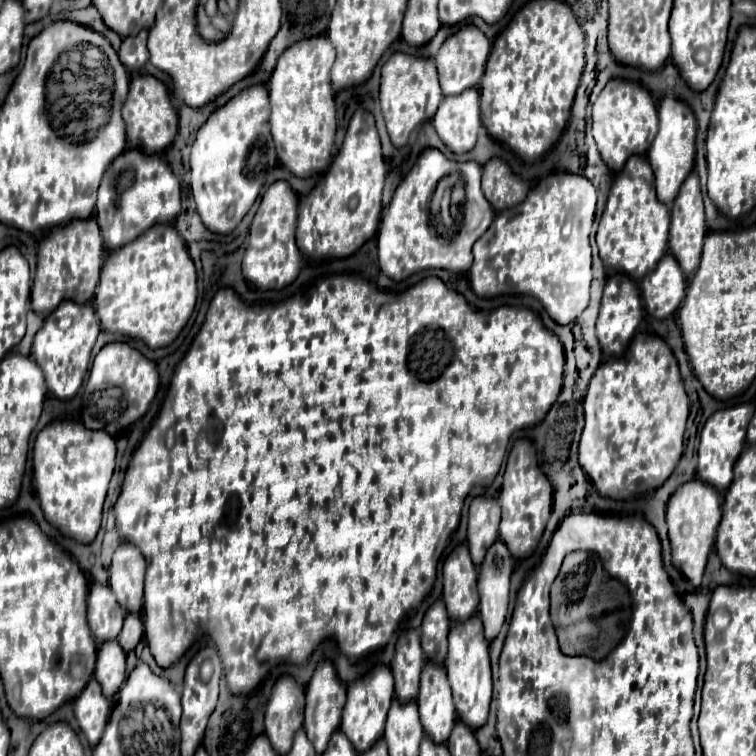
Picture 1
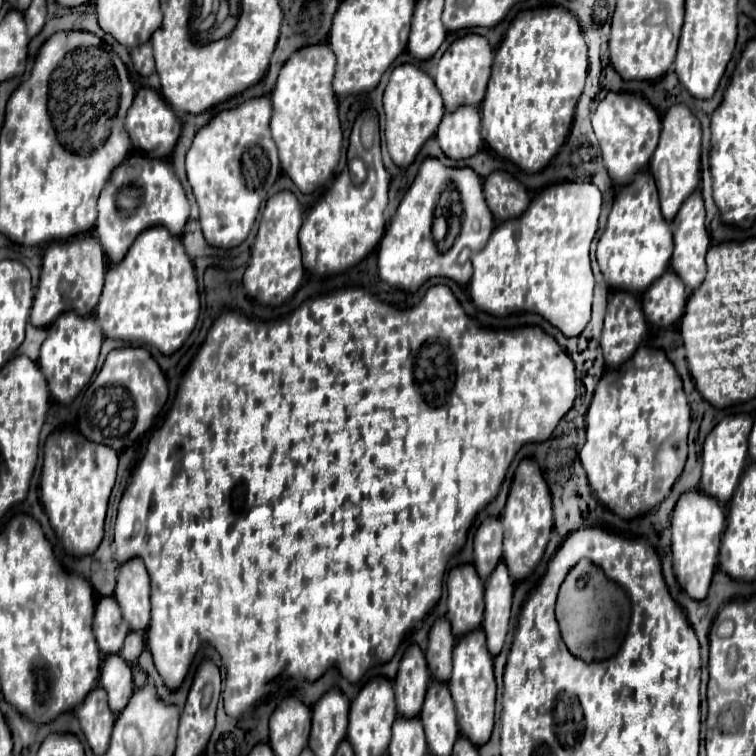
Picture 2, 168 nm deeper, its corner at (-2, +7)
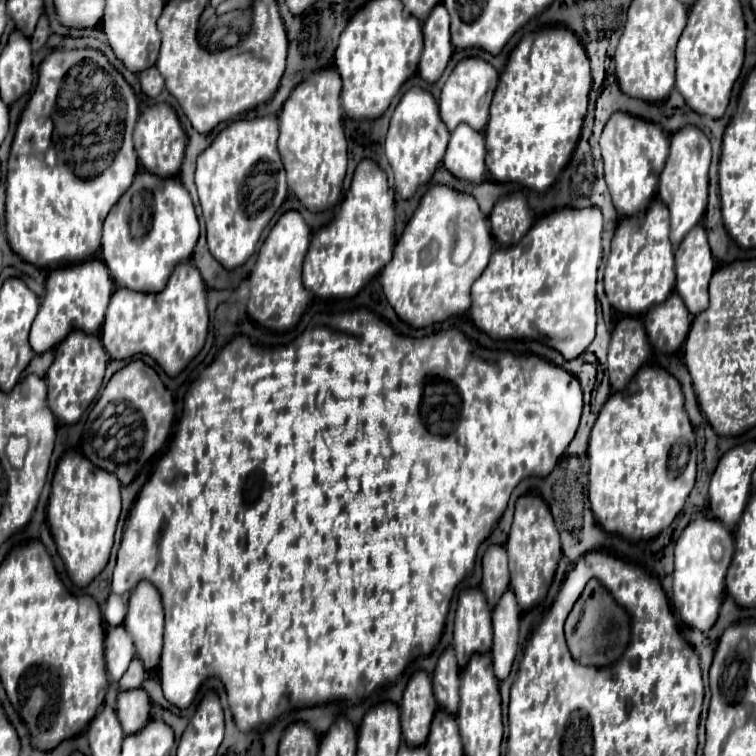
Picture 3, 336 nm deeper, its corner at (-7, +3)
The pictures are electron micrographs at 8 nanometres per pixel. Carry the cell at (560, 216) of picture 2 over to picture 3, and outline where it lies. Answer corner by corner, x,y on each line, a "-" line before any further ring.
598,207
560,209
540,221
518,245
498,247
480,279
472,285
470,317
492,339
546,339
564,359
582,355
596,335
596,273
602,259
602,215

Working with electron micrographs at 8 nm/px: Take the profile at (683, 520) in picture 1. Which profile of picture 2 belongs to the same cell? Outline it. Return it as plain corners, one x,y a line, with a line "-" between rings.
695,489
687,491
679,497
673,515
671,515
671,535
673,535
673,571
679,581
679,585
693,597
693,599
705,599
715,565
717,565
717,553
721,535
725,531
725,511
713,497
707,497
707,493

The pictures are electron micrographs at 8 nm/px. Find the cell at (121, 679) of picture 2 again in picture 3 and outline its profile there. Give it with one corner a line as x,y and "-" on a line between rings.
144,689
122,691
116,699
116,713
126,735
138,733
150,721
150,697

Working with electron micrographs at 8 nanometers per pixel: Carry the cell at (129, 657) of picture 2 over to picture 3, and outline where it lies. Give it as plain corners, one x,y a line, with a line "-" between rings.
134,659
128,667
128,671
124,673
124,677
118,681
118,691
124,691
124,689
138,689
142,687
146,679
146,671
142,667
142,661
140,659

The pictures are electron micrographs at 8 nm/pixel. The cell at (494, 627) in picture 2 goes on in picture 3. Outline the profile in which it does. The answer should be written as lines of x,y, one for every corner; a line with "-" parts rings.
508,589
492,613
494,625
494,645
492,661
498,681
504,681
510,675
516,651
518,651
518,625
520,625
520,607
512,589

